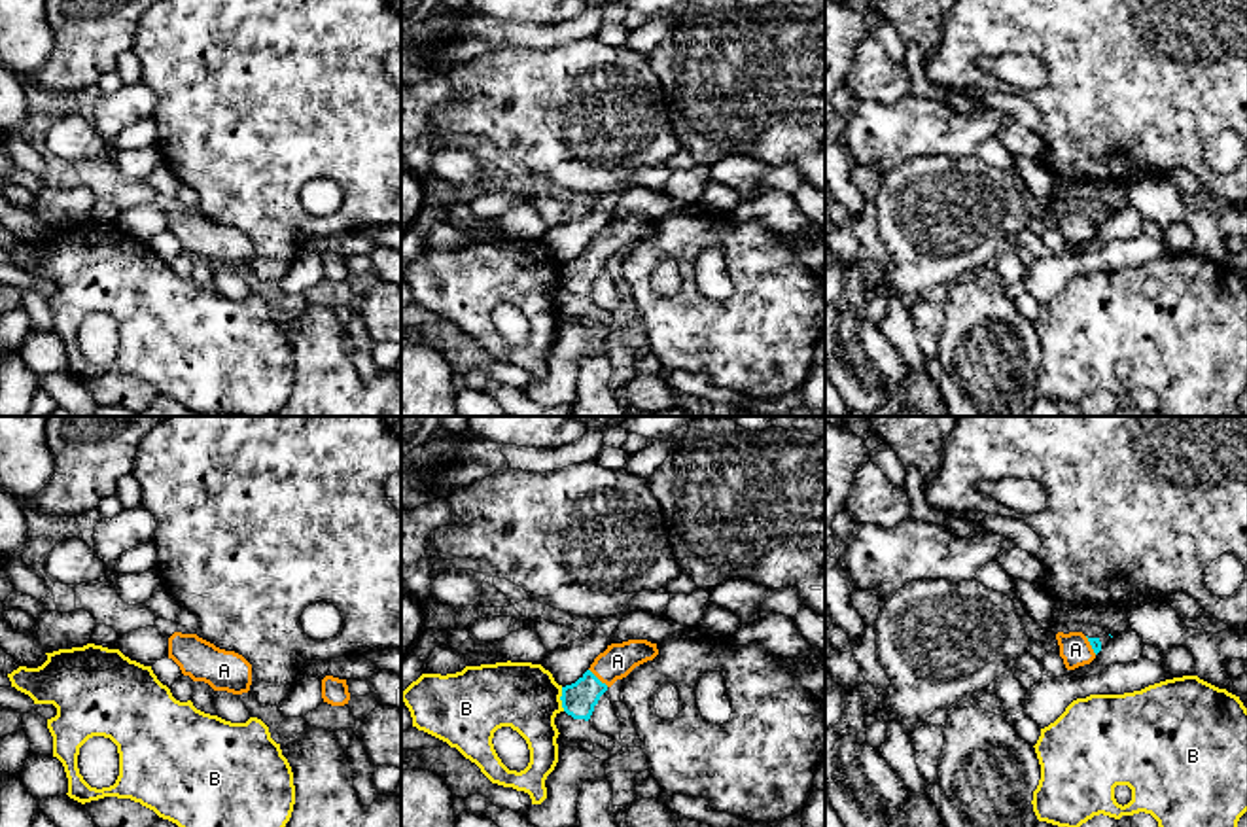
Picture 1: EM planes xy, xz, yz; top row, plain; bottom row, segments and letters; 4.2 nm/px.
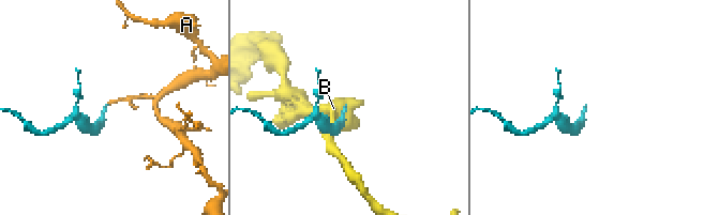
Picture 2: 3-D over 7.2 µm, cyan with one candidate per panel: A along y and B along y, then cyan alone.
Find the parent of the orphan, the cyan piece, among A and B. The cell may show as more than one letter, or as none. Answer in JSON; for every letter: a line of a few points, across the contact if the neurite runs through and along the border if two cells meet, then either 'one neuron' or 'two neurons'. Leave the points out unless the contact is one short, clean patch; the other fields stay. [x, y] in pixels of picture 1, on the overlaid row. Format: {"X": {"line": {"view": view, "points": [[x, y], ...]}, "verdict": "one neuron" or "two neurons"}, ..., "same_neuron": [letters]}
{"A": {"line": {"view": "xz", "points": [[578, 699], [597, 678], [617, 661]]}, "verdict": "one neuron"}, "B": {"verdict": "two neurons"}, "same_neuron": ["A"]}

